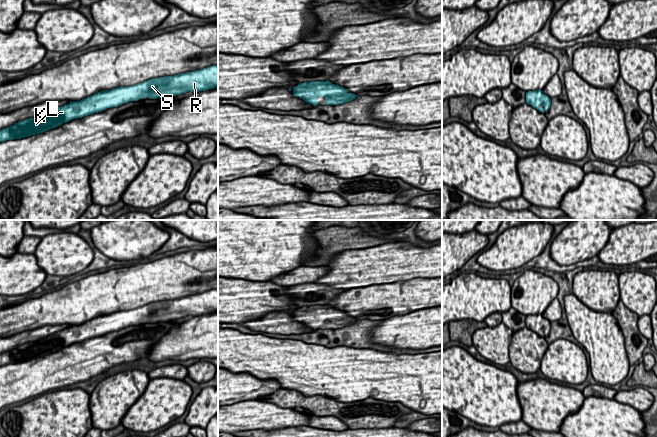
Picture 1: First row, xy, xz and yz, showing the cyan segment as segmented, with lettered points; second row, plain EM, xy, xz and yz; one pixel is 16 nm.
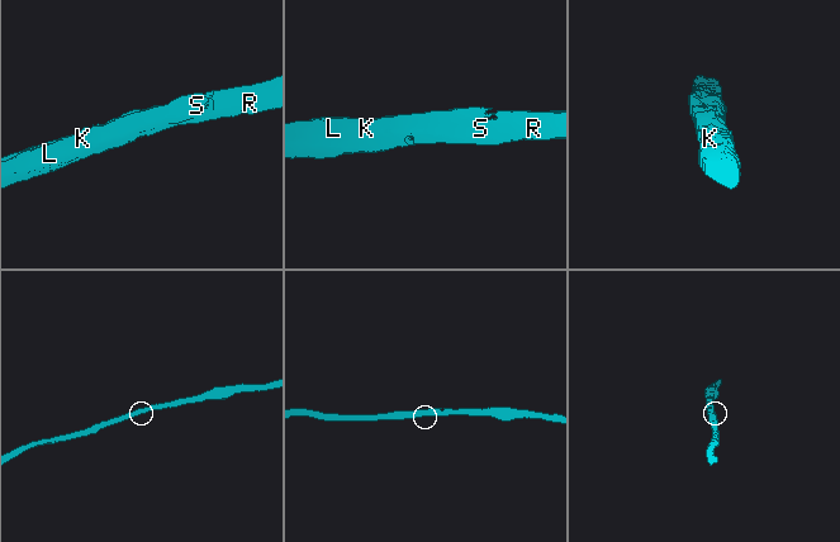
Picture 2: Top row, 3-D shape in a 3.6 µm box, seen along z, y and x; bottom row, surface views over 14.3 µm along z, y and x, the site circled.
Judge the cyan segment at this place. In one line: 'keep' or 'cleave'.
keep

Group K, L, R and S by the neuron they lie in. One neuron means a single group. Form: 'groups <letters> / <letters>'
groups K L R S

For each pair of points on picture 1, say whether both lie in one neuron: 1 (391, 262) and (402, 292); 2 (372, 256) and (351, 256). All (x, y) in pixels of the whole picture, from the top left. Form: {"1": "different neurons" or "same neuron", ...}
{"1": "different neurons", "2": "same neuron"}

